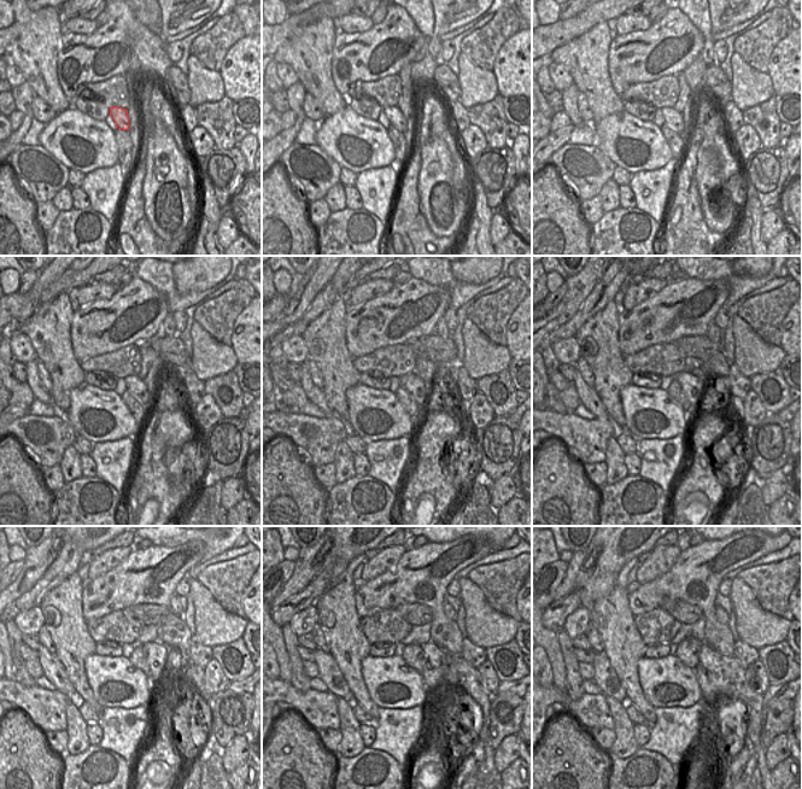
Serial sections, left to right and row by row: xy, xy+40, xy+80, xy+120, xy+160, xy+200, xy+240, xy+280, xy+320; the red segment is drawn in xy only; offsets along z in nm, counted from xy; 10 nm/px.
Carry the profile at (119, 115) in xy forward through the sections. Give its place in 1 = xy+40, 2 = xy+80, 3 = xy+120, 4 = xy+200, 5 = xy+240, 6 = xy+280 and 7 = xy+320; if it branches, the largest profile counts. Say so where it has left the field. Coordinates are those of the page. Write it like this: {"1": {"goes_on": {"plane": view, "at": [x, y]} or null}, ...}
{"1": {"goes_on": {"plane": "xy+40", "at": [393, 114]}}, "2": {"goes_on": {"plane": "xy+80", "at": [673, 120]}}, "3": {"goes_on": {"plane": "xy+120", "at": [134, 385]}}, "4": {"goes_on": {"plane": "xy+200", "at": [695, 389]}}, "5": {"goes_on": {"plane": "xy+240", "at": [168, 667]}}, "6": {"goes_on": {"plane": "xy+280", "at": [446, 674]}}, "7": {"goes_on": {"plane": "xy+320", "at": [731, 699]}}}

